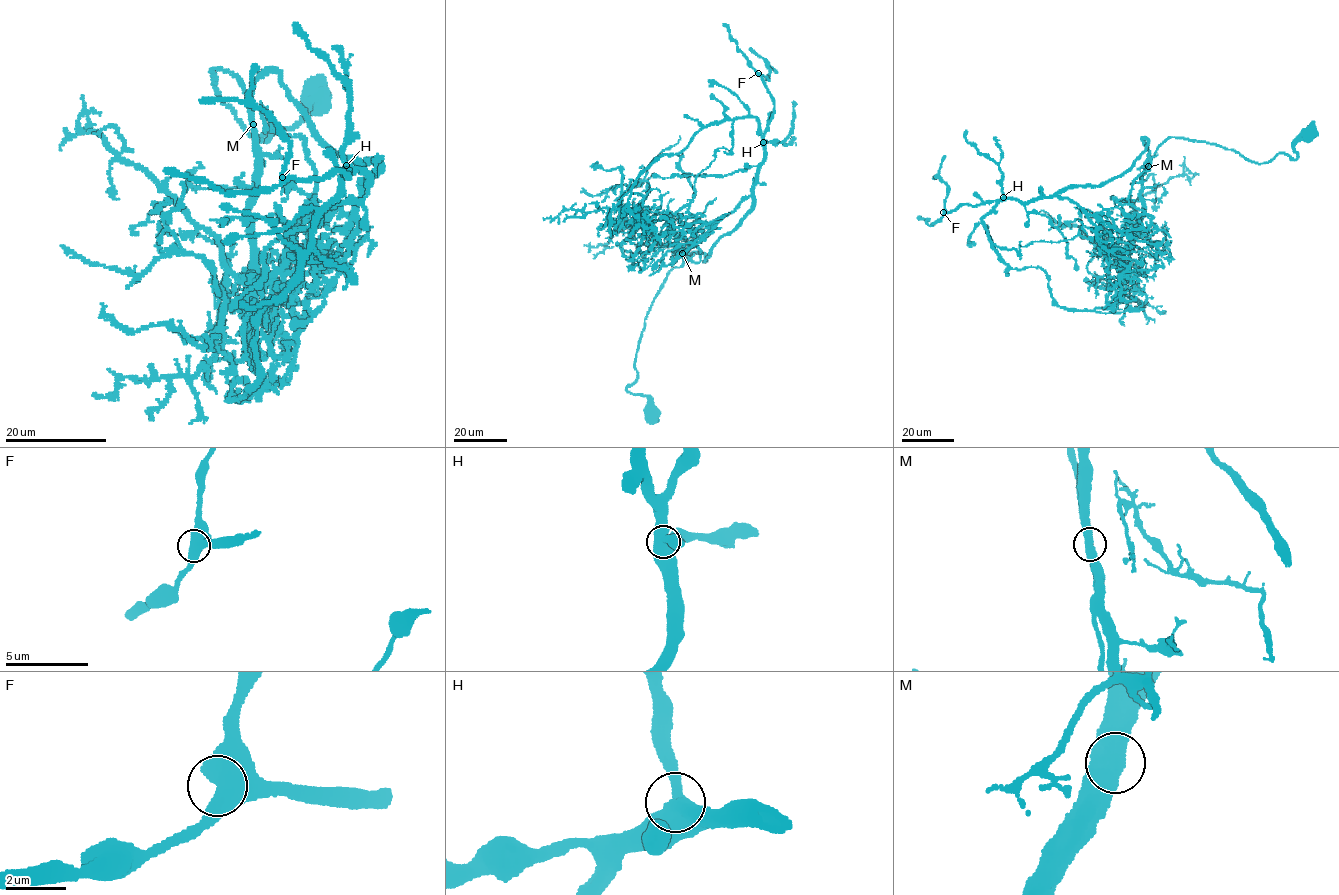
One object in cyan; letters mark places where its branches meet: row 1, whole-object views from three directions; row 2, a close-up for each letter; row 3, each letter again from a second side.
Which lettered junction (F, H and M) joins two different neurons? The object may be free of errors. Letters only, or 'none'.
none

